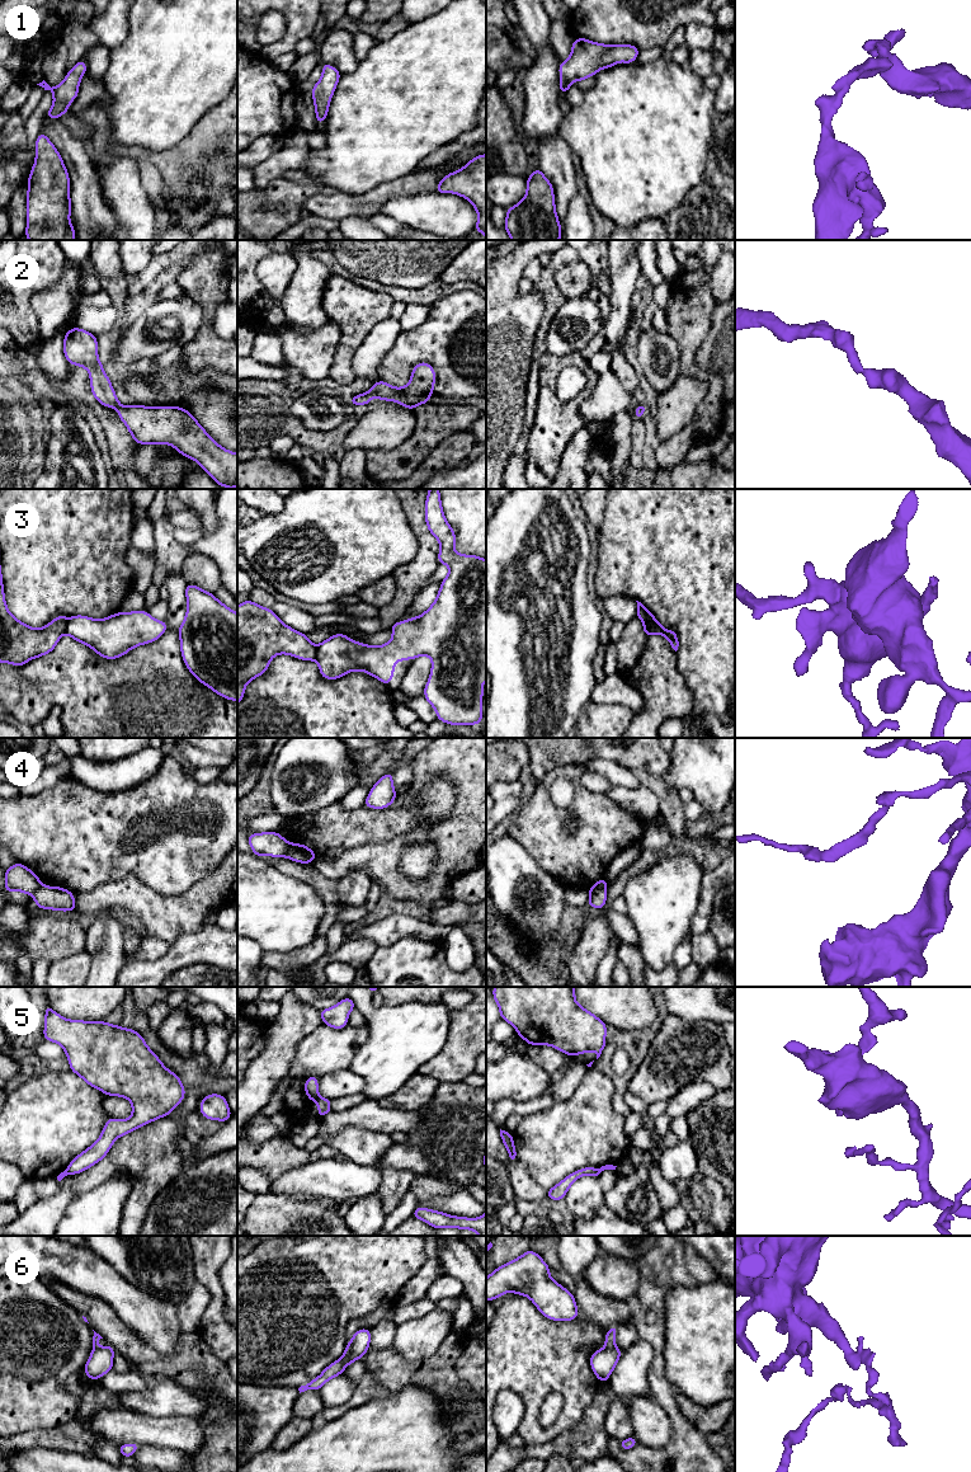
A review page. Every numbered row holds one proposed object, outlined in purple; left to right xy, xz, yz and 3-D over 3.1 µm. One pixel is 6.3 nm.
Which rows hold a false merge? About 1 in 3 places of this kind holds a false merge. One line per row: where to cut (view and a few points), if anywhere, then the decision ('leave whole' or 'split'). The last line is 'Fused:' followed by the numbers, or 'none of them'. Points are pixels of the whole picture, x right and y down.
1: no cut | leave whole
2: no cut | leave whole
3: xy (69, 619), (65, 631) | split
4: yz (606, 888), (598, 888), (589, 896) | split
5: xz (317, 1096), (315, 1101) | split
6: yz (604, 1348), (612, 1348), (620, 1354) | split
Fused: 3, 4, 5, 6

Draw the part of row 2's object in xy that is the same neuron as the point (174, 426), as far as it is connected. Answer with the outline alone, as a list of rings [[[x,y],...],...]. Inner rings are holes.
[[[71,328],[63,338],[69,365],[89,371],[91,392],[102,405],[118,411],[138,445],[171,445],[199,464],[220,486],[237,486],[237,453],[221,447],[197,419],[180,406],[122,406],[98,358],[98,340],[88,330]]]

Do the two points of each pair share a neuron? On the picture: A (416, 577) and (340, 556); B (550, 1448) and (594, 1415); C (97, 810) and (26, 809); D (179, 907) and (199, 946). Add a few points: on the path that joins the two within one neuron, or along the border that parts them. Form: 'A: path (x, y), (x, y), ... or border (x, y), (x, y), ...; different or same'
A: border (416, 551), (416, 555), (410, 562), (391, 573); different
B: path (561, 1445), (568, 1444), (585, 1426); same
C: path (79, 810), (43, 810); same
D: border (204, 926), (197, 931), (180, 935), (170, 945); different

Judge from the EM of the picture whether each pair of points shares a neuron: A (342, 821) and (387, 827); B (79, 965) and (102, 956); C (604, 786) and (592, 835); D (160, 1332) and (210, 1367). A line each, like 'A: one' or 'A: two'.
A: one
B: two
C: two
D: two

